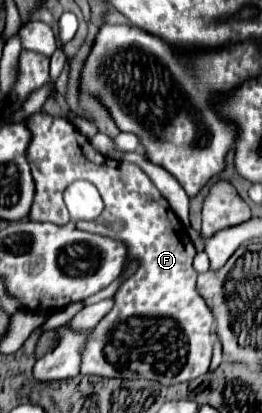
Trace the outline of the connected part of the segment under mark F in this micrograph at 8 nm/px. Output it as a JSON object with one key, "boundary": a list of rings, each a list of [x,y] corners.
{"boundary":[[[36,112],[32,120],[28,120],[28,126],[32,132],[32,142],[28,146],[28,162],[36,182],[36,196],[30,208],[30,220],[66,224],[70,216],[64,206],[62,192],[74,180],[88,180],[98,188],[104,200],[104,212],[96,220],[76,222],[76,226],[86,232],[106,234],[112,238],[124,240],[128,246],[128,258],[140,260],[140,268],[136,270],[136,274],[130,276],[114,294],[114,300],[116,300],[114,308],[110,310],[106,318],[102,318],[102,322],[98,322],[92,336],[88,338],[88,344],[82,352],[80,374],[94,374],[104,378],[126,378],[126,380],[156,380],[164,386],[180,384],[180,382],[202,376],[210,368],[210,358],[212,358],[210,330],[214,326],[214,316],[212,316],[212,310],[206,306],[204,298],[196,290],[198,272],[192,266],[196,248],[186,234],[186,228],[180,224],[180,220],[176,218],[176,214],[164,200],[164,196],[158,192],[152,180],[138,166],[128,162],[116,162],[100,154],[88,142],[88,138],[82,132],[78,132],[70,122]]]}

